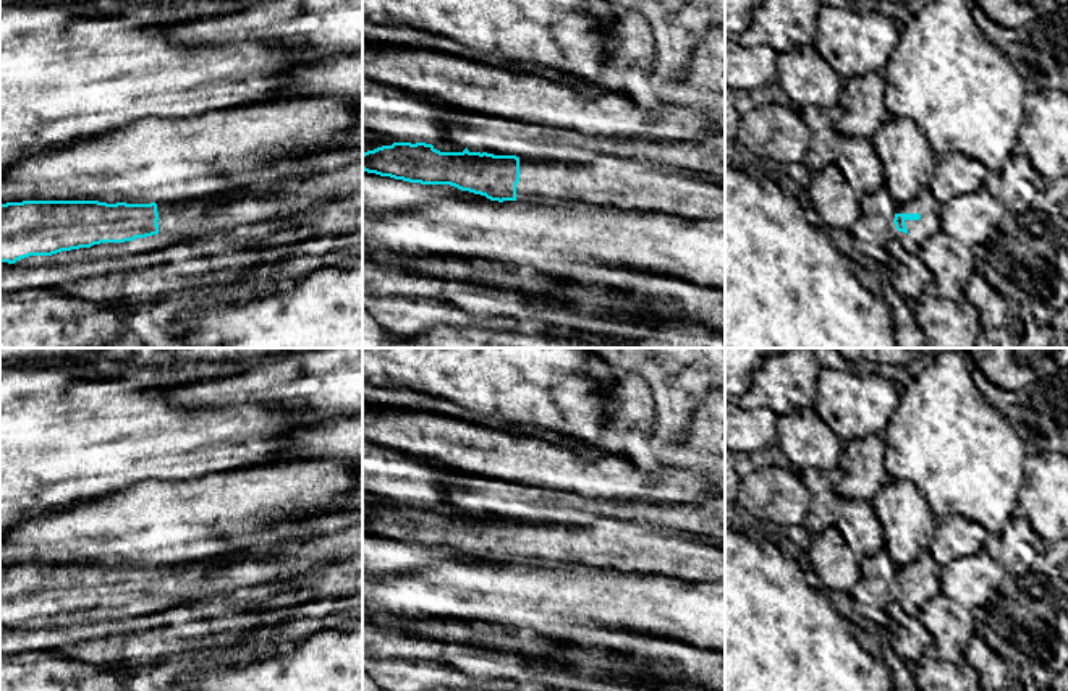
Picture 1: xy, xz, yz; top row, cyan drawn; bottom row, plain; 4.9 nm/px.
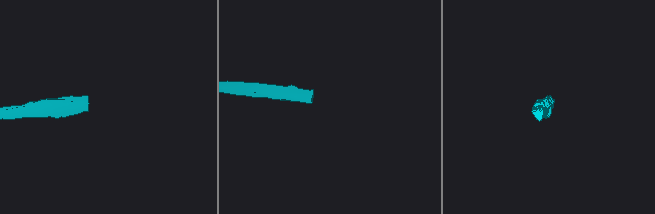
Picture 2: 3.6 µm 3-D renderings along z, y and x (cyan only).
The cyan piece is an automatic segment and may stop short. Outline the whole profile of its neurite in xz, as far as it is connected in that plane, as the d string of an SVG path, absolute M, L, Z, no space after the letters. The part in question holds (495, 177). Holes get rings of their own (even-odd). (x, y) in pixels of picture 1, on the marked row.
M393 142L362 154L362 170L421 184L450 184L490 201L565 204L605 210L662 210L684 218L725 218L723 178L693 170L652 172L599 155L589 163L487 152L440 152L426 142Z

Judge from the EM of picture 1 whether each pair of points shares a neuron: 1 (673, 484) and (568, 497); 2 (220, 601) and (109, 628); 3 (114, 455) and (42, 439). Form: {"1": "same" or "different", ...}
{"1": "different", "2": "same", "3": "same"}

